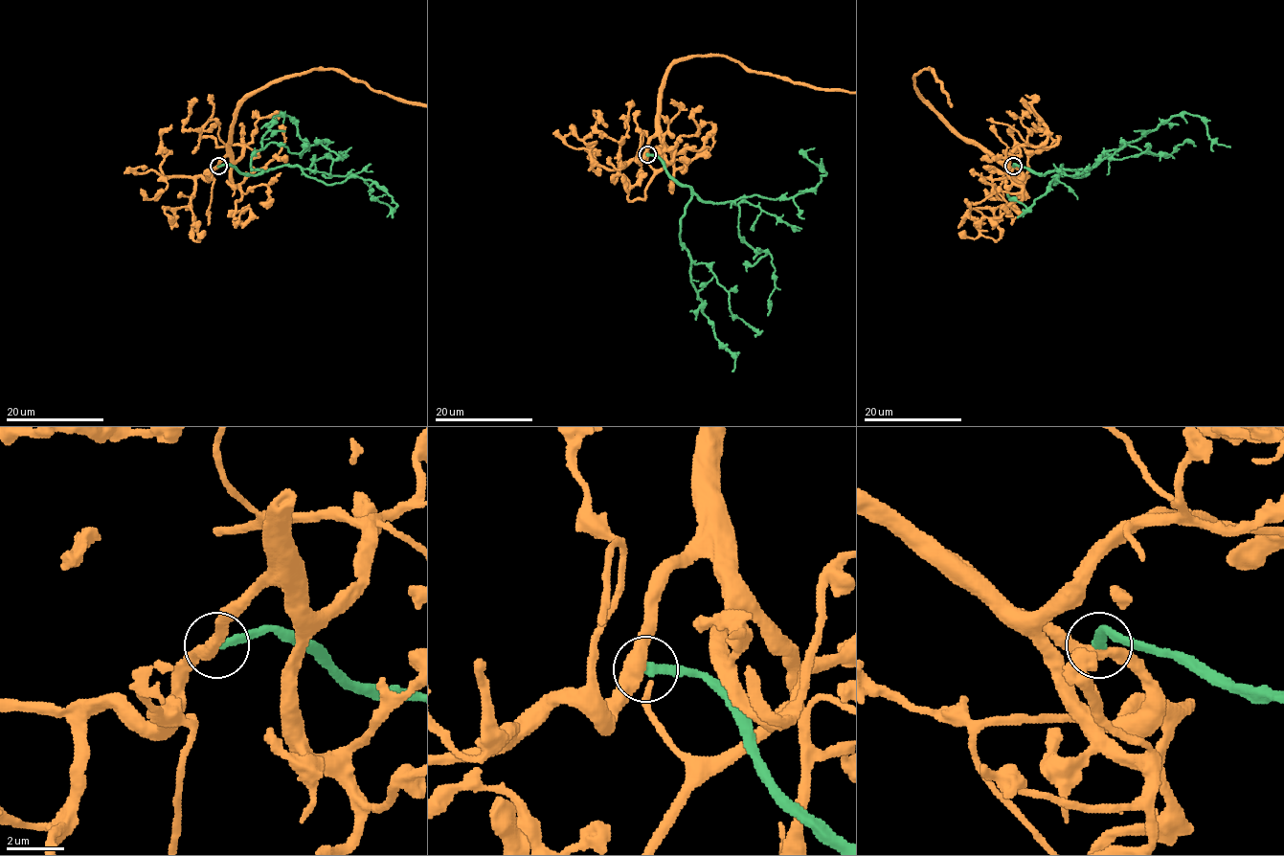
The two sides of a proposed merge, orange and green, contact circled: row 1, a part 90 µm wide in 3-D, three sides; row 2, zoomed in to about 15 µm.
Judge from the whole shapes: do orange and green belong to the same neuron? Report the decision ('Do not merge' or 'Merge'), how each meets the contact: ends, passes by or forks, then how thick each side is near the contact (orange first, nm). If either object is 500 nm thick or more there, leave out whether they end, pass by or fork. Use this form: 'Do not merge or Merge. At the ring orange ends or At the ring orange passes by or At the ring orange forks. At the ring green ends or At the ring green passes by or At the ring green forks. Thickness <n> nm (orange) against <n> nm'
Do not merge. At the ring orange passes by. At the ring green ends. Thickness 440 nm (orange) against 280 nm

